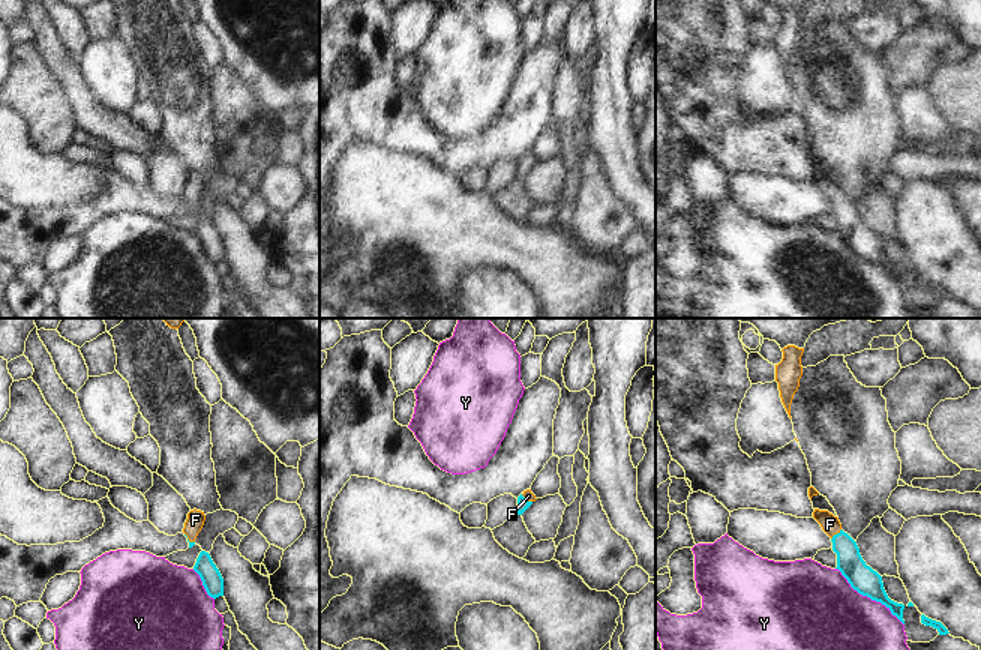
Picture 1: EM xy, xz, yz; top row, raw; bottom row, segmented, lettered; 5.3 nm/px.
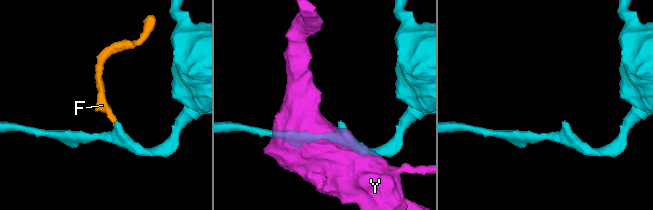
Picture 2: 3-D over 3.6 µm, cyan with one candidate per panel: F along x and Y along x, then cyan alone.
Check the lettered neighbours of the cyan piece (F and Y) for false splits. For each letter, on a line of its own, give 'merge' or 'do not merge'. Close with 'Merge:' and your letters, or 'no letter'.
F: merge
Y: do not merge
Merge: F

